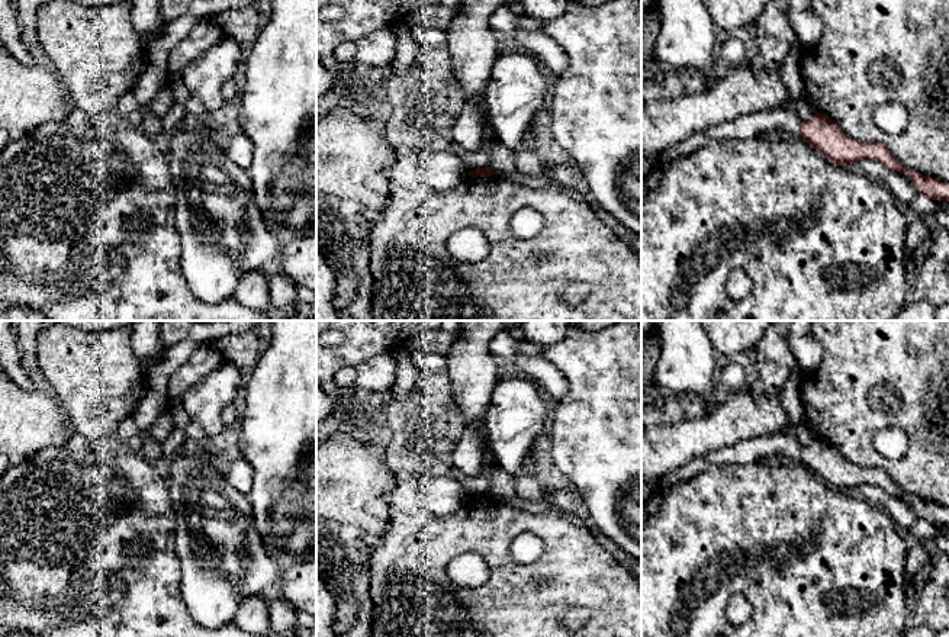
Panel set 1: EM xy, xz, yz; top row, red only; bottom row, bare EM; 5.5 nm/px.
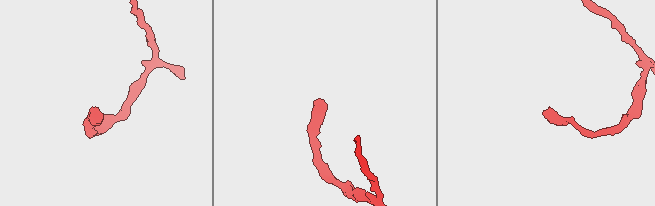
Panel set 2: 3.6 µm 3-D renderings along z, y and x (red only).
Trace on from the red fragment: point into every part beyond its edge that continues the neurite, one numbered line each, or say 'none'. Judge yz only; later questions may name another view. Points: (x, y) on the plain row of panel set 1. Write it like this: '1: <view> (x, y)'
1: yz (784, 443)

